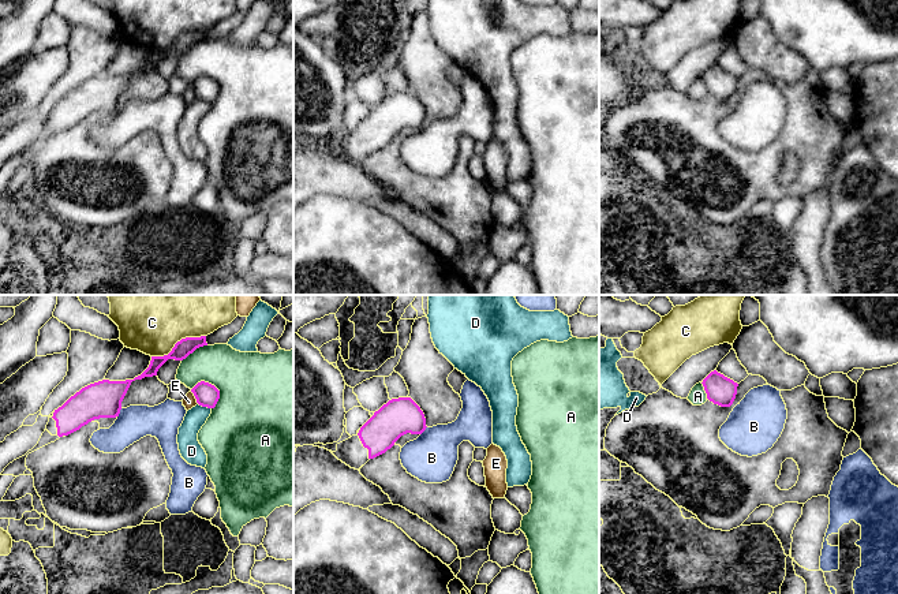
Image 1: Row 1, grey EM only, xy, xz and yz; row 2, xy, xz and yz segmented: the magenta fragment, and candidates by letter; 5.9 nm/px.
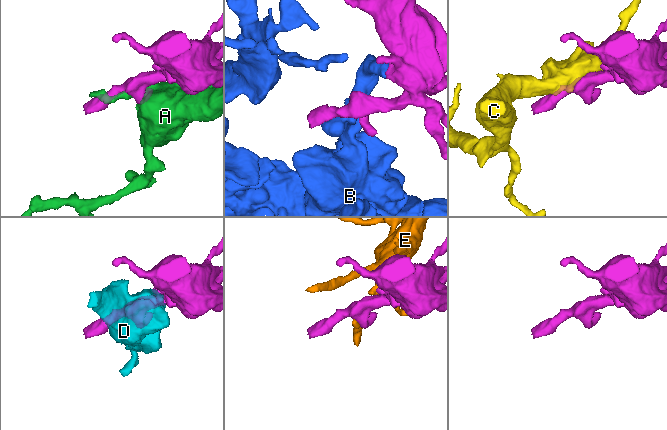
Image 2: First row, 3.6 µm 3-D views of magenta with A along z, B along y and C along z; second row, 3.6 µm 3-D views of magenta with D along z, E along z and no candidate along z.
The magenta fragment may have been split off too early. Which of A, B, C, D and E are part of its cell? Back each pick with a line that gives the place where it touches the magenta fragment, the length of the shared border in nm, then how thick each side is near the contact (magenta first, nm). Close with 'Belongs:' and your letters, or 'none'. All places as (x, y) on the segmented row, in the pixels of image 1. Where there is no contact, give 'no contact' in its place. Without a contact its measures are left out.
Belongs: none

